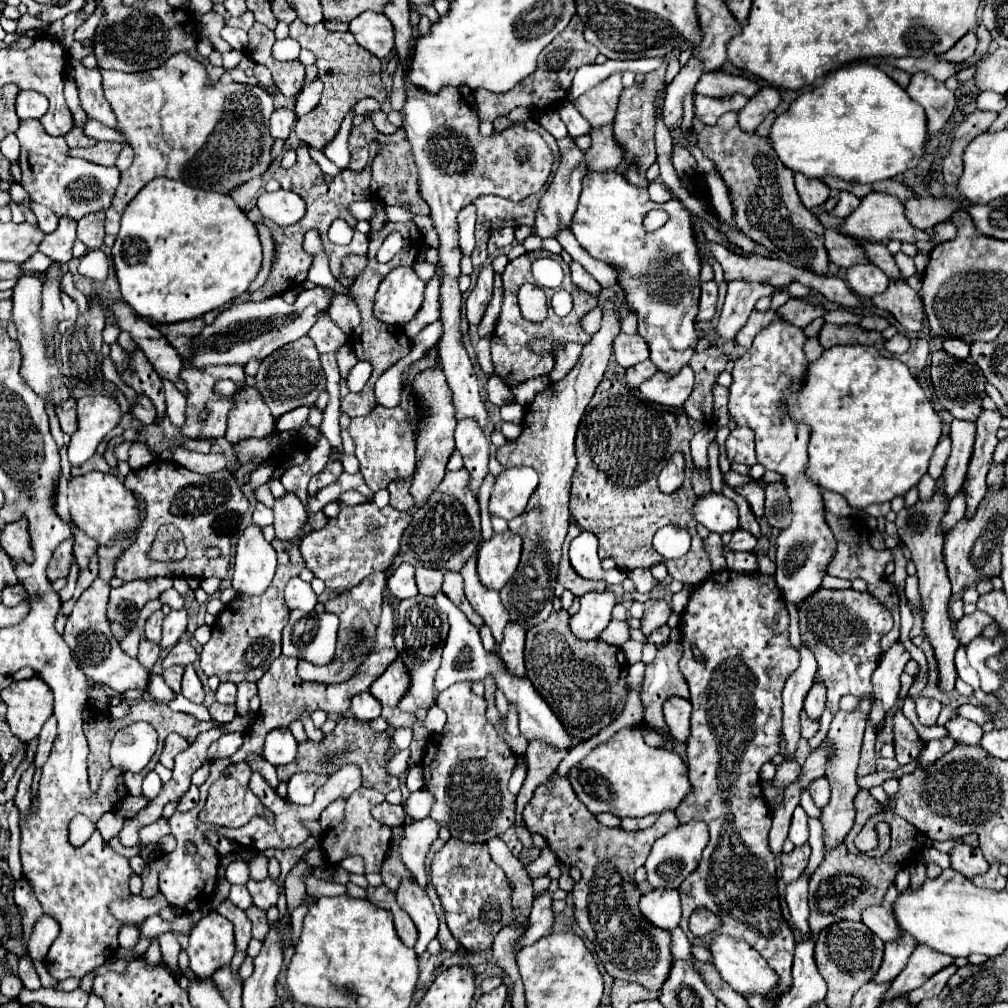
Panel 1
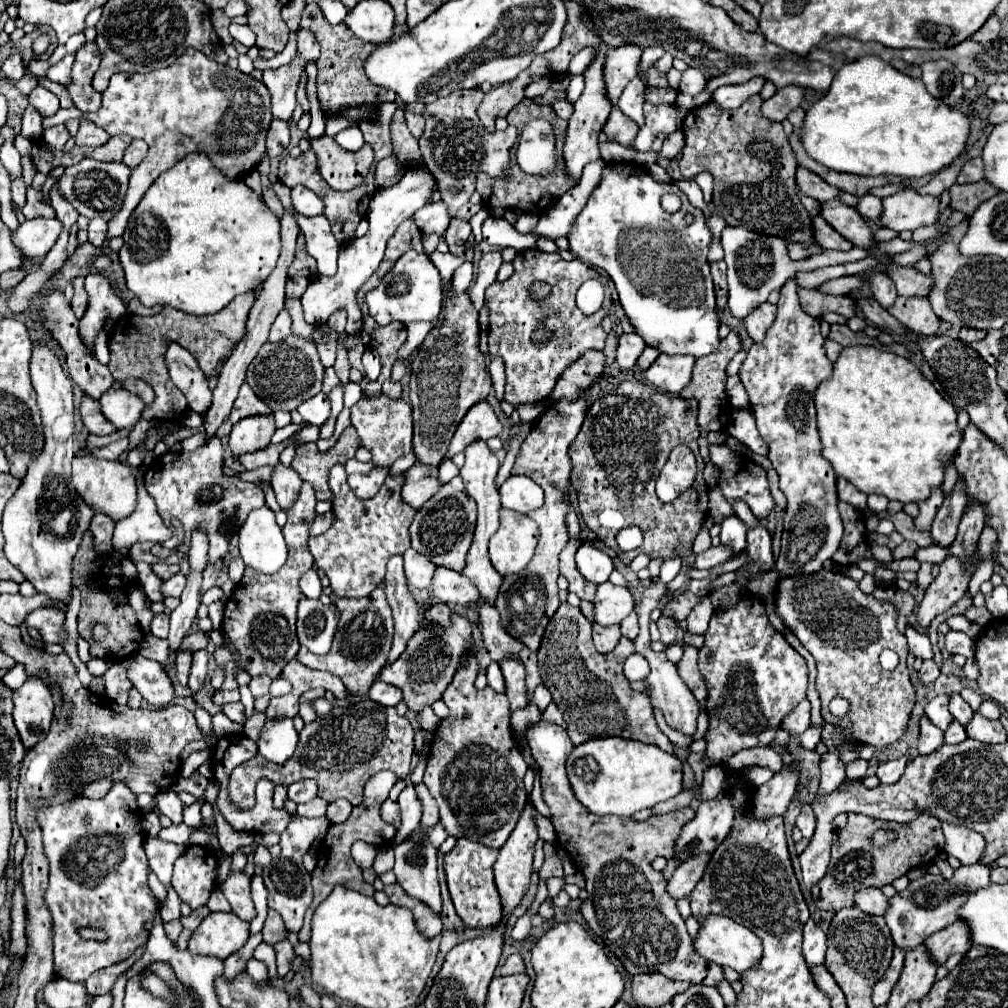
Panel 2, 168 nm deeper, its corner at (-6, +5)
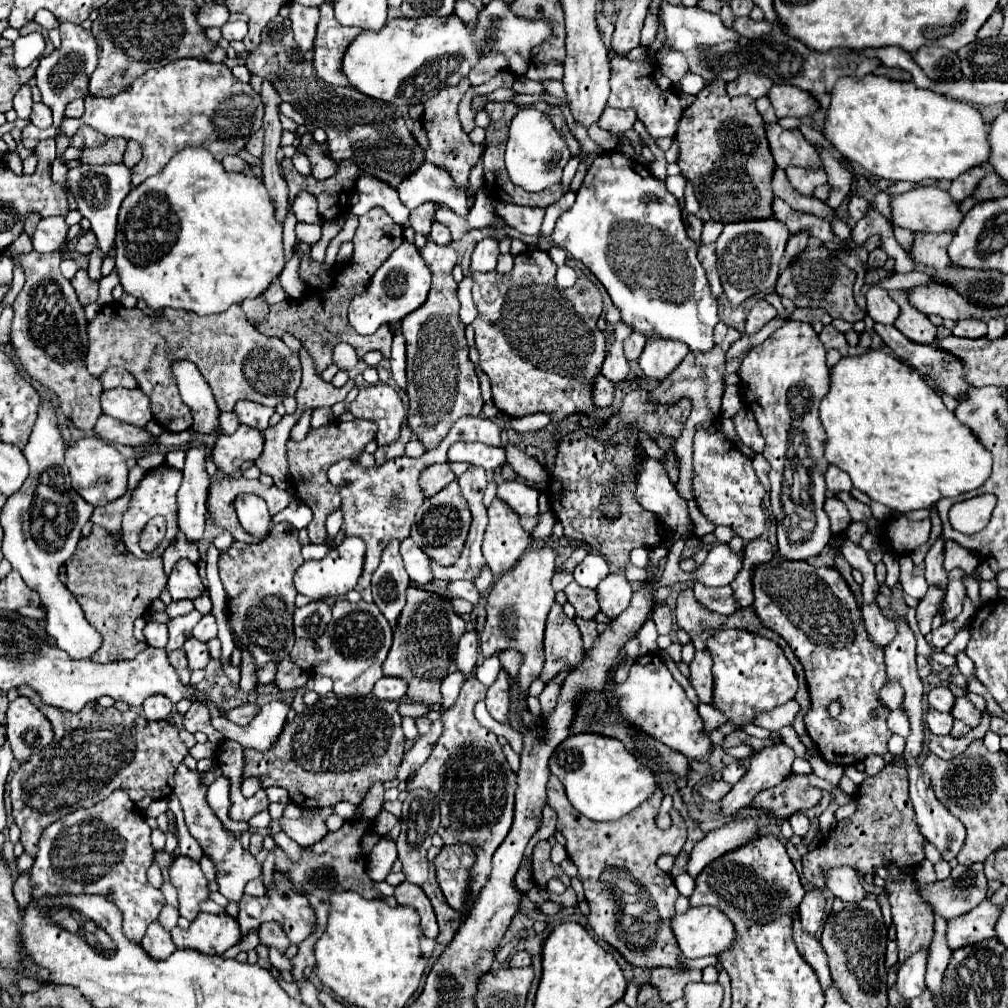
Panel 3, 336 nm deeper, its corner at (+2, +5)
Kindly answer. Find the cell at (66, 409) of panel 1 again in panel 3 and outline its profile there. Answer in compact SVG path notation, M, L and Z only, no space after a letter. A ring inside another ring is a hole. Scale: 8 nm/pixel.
M101 414L97 418L97 424L95 424L95 434L109 442L109 444L125 444L125 446L139 446L139 444L145 444L145 442L151 442L151 436L137 428L137 426L131 426L131 424L125 424L125 422L119 422L107 414Z

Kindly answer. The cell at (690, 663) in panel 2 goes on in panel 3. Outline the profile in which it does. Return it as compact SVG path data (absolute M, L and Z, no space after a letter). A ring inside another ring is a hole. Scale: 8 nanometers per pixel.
M707 650L695 652L695 658L689 664L689 682L697 692L699 702L709 704L713 698L713 676L711 676L711 656Z

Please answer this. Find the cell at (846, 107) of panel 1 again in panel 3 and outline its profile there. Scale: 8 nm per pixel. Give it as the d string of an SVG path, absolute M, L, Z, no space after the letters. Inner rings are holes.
M865 74L863 78L843 76L835 82L823 124L823 138L827 138L845 160L857 162L871 174L891 182L921 182L925 178L955 180L965 170L985 164L989 158L987 126L975 106L917 88L913 82L889 80L877 74Z

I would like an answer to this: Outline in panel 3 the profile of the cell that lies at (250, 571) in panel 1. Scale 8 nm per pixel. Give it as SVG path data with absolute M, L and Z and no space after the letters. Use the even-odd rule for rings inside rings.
M255 494L239 496L235 502L235 510L245 532L249 532L257 540L267 538L267 532L271 528L271 516L263 498Z

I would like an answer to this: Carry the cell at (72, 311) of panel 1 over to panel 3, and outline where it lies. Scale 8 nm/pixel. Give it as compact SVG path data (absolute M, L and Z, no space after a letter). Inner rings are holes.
M79 270L73 278L71 278L71 284L77 292L77 298L81 302L81 306L87 306L87 304L93 304L97 300L97 282L93 282L89 276L87 276L87 270Z

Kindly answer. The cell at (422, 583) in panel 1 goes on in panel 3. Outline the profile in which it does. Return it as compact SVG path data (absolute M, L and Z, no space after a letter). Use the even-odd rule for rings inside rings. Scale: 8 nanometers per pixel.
M449 580L445 586L445 596L447 598L465 598L473 606L479 600L479 592L471 580Z

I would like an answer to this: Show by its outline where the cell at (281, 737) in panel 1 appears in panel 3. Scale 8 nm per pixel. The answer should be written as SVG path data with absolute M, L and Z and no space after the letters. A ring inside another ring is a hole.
M275 700L261 706L259 714L249 722L249 726L239 726L229 722L225 716L217 716L211 720L213 728L219 730L225 738L239 742L243 748L253 748L259 752L271 750L285 726L289 706Z

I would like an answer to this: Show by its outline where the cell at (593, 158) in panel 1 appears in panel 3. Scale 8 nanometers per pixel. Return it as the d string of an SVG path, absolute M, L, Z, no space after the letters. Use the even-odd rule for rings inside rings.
M607 106L599 118L599 126L611 134L623 134L633 128L635 120L637 120L635 110L621 110Z

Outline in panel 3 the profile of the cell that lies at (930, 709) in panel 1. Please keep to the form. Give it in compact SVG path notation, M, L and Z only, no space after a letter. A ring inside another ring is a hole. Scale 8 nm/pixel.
M927 710L925 714L925 720L927 720L927 726L933 734L937 736L947 736L951 732L951 726L953 726L953 716L951 714L943 714L943 712L937 712L937 710Z

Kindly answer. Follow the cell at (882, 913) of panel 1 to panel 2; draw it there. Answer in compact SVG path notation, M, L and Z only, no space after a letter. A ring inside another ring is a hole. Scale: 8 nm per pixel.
M861 888L855 892L855 906L867 914L883 916L887 910L887 898L879 888Z

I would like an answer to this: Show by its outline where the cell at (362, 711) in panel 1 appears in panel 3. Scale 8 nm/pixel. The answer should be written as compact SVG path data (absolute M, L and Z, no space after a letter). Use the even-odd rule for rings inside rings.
M381 678L373 688L373 696L379 700L401 700L405 692L407 682L401 678Z

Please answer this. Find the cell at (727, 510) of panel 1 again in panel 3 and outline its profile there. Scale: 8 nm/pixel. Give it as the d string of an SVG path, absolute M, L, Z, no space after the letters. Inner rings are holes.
M715 544L709 550L705 562L697 570L693 570L689 574L689 578L691 578L691 582L701 582L703 586L727 586L727 584L731 584L731 580L735 578L735 574L739 572L741 566L743 566L743 552L733 552L729 544Z

